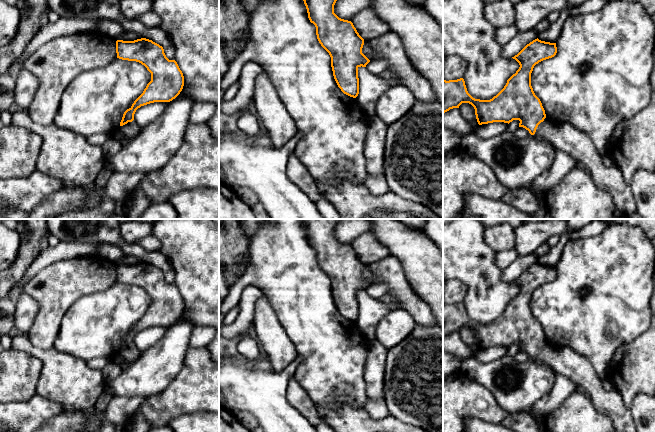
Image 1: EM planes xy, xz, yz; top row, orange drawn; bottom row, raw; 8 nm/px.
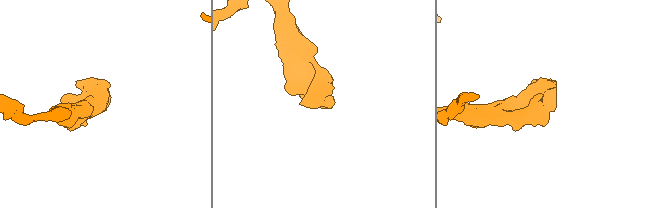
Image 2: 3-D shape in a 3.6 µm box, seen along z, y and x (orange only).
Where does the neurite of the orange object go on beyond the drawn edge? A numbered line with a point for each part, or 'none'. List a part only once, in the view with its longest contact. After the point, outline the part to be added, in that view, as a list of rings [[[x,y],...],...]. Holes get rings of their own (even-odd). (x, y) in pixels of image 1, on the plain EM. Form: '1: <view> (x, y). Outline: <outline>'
1: yz (563, 360). Outline: [[[548,343],[541,346],[535,356],[535,361],[549,366],[556,374],[564,375],[573,380],[593,402],[595,409],[606,415],[617,432],[636,432],[630,409],[624,404],[623,397],[617,389],[607,391],[603,387],[603,381],[598,377],[592,363],[586,357],[579,355],[568,346],[554,347]]]

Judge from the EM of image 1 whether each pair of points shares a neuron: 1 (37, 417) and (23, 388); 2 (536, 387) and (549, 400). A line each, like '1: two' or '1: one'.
1: two
2: two

